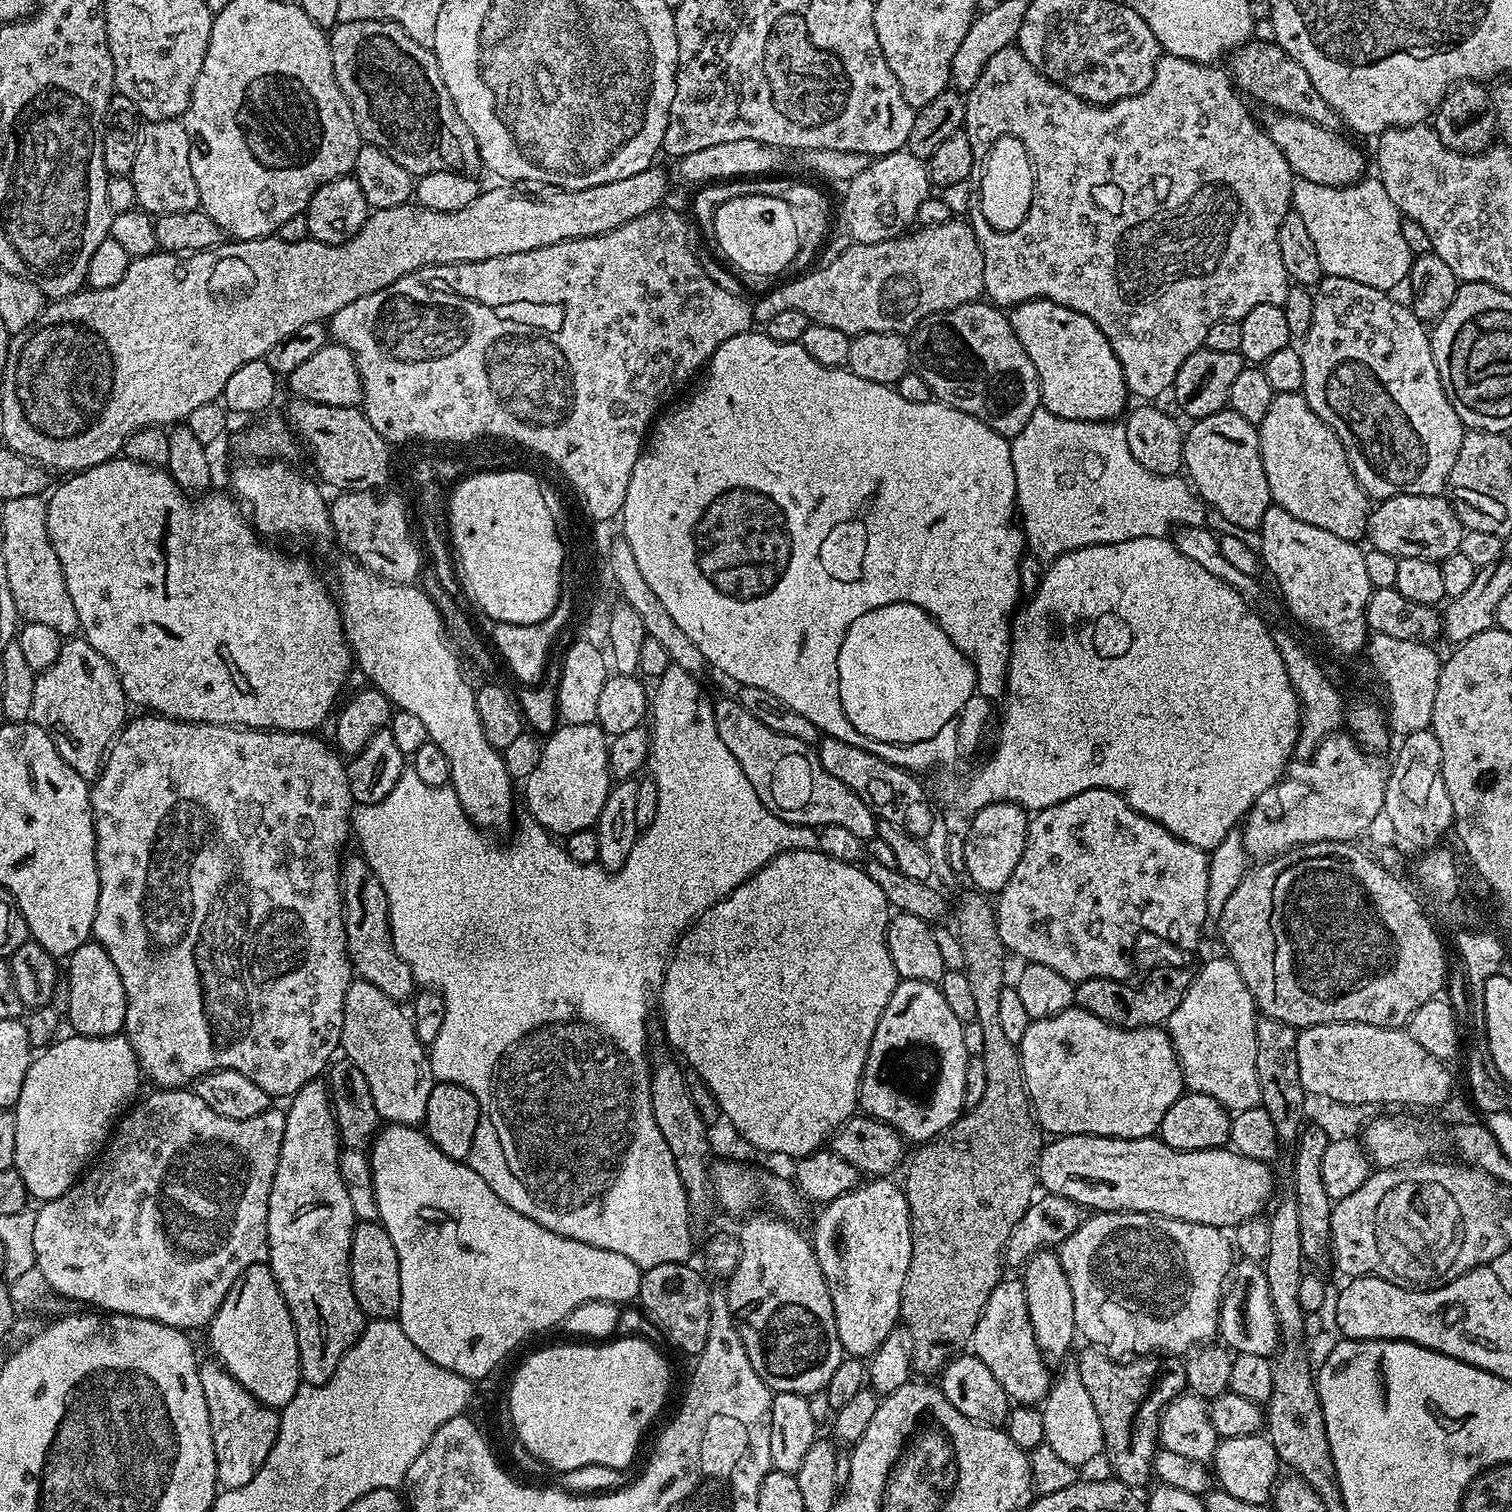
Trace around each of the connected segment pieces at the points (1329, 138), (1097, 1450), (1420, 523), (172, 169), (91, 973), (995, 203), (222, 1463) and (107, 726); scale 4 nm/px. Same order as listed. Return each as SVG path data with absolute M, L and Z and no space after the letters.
M1272 114L1266 131L1274 146L1282 150L1293 177L1318 182L1318 186L1345 188L1365 175L1363 154L1340 132L1331 132L1309 120L1283 114Z
M1070 1354L1064 1358L1060 1367L1062 1372L1060 1376L1055 1377L1041 1407L1044 1441L1054 1450L1058 1458L1080 1468L1091 1457L1103 1453L1102 1424L1094 1402L1091 1401L1090 1394L1082 1383L1078 1371L1078 1358Z
M1402 494L1379 501L1368 518L1367 539L1371 547L1397 558L1426 558L1437 562L1459 552L1466 529L1458 518L1451 499L1443 495Z
M179 119L153 120L141 127L138 134L138 154L134 154L134 166L130 175L134 182L137 205L153 217L194 212L200 207L198 182L194 182L194 174L190 170L190 134Z
M89 942L78 946L78 950L74 950L71 956L67 957L68 964L68 1016L66 1012L66 1020L72 1023L71 1031L81 1036L118 1036L124 1031L124 1023L126 1022L126 986L122 986L122 978L118 974L118 970L114 966L114 962L110 959L110 954L106 954L104 947L95 942Z
M1003 136L994 142L990 154L984 159L984 172L978 178L978 211L990 226L999 232L1009 232L1026 218L1036 189L1036 174L1026 146L1018 138Z
M201 1359L199 1365L202 1394L206 1394L206 1410L210 1414L210 1434L214 1438L216 1483L224 1490L241 1488L258 1474L278 1438L279 1411L258 1402L215 1359Z
M68 638L65 639L54 666L37 675L30 720L42 730L46 730L50 742L54 742L58 754L62 754L65 762L74 770L78 770L81 778L92 782L100 774L104 758L108 755L108 749L112 747L112 741L129 719L128 708L130 709L130 701L122 690L122 682L114 666L110 666L110 662L102 658L102 654L98 654L98 650L90 646L90 642L86 642L83 638Z

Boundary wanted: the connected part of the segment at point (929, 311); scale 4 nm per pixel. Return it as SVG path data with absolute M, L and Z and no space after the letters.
M953 218L945 224L920 226L916 228L918 230L913 236L910 236L911 234L903 234L894 237L892 240L878 242L877 244L849 243L849 248L846 249L845 252L838 253L825 268L813 267L811 270L797 275L800 276L797 280L788 280L785 284L778 285L773 292L768 292L760 301L755 301L755 303L752 304L753 321L755 321L757 325L766 326L770 322L770 318L774 318L774 314L778 314L782 310L799 310L800 313L806 314L809 322L821 324L822 326L835 326L837 330L842 330L850 337L860 336L864 332L899 332L901 334L908 334L915 329L917 324L922 323L927 316L933 316L946 310L954 310L963 304L979 301L981 297L984 296L984 255L982 254L980 243L974 234L971 223L964 221L963 224L960 220L963 219Z

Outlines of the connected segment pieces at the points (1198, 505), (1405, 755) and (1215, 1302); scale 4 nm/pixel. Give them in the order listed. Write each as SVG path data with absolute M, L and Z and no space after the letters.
M1041 406L1034 410L1034 414L1030 414L1030 422L1026 422L1026 426L1022 426L1022 430L1017 436L1011 437L1010 443L1012 446L1014 478L1016 479L1015 503L1018 505L1019 515L1020 512L1024 515L1022 536L1026 541L1027 547L1029 544L1032 547L1033 554L1038 559L1044 560L1043 562L1057 560L1063 552L1073 552L1086 546L1126 542L1134 538L1167 537L1177 526L1198 528L1205 523L1204 512L1206 513L1206 505L1190 487L1189 481L1180 474L1175 476L1150 474L1150 470L1146 470L1146 466L1141 466L1134 458L1134 454L1130 454L1130 446L1126 442L1126 430L1123 423L1116 420L1071 420L1070 418L1058 418L1058 414L1050 414L1050 410L1046 410Z
M1418 730L1399 742L1396 761L1387 769L1382 816L1406 843L1424 850L1440 842L1447 832L1449 835L1454 824L1450 794L1446 794L1446 782L1442 778L1442 746L1438 746L1438 738L1430 730Z
M1098 1212L1089 1215L1084 1224L1078 1226L1074 1234L1070 1234L1070 1238L1058 1245L1058 1255L1062 1270L1066 1270L1068 1275L1070 1294L1074 1294L1074 1322L1077 1333L1081 1337L1085 1336L1089 1345L1099 1346L1113 1357L1124 1358L1129 1354L1188 1354L1197 1346L1207 1345L1213 1339L1211 1336L1215 1337L1220 1331L1220 1299L1224 1296L1228 1273L1234 1263L1234 1245L1219 1228L1202 1226L1198 1222L1171 1220L1165 1216L1152 1216L1149 1212Z

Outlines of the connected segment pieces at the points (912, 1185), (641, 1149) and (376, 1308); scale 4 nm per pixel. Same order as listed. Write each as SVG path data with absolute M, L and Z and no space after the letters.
M979 890L971 891L964 893L957 904L955 901L954 916L956 912L956 925L954 925L954 931L956 937L960 939L962 954L964 955L964 967L962 971L966 974L966 978L970 978L970 990L974 993L974 1006L978 1010L975 1020L978 1022L978 1026L982 1026L982 1050L984 1051L984 1065L986 1066L986 1094L982 1094L982 1102L978 1102L978 1106L967 1109L950 1127L942 1130L932 1140L921 1143L917 1147L920 1149L913 1156L911 1153L910 1159L906 1164L908 1177L902 1180L902 1187L908 1199L910 1218L912 1219L912 1253L910 1254L910 1270L906 1270L906 1282L902 1286L900 1320L902 1321L903 1331L910 1337L913 1373L919 1374L919 1372L925 1372L928 1376L933 1375L932 1377L935 1377L943 1369L944 1365L948 1363L950 1359L948 1348L956 1348L952 1350L964 1350L969 1347L974 1330L978 1326L978 1318L982 1314L982 1310L986 1306L986 1302L990 1298L994 1286L999 1284L1002 1279L1000 1268L1002 1269L1006 1242L1010 1238L1014 1226L1018 1226L1022 1214L1026 1214L1026 1210L1032 1205L1034 1193L1038 1188L1040 1150L1046 1143L1045 1137L1042 1135L1042 1129L1036 1122L1032 1110L1032 1101L1028 1099L1028 1088L1024 1085L1024 1071L1022 1070L1022 1062L1020 1061L1020 1049L1017 1044L1010 1042L1010 1038L1006 1038L1006 1033L1002 1030L1002 990L1006 987L1006 980L1004 980L1004 956L1006 957L1006 949L996 929L996 910L993 901L985 893Z
M673 663L668 665L666 674L662 674L655 681L656 692L654 688L654 695L650 700L650 747L648 749L646 768L647 771L652 771L649 772L650 778L656 784L656 789L658 790L658 814L654 814L654 822L650 822L650 826L639 833L636 845L630 850L630 858L626 858L626 862L618 870L602 868L599 863L583 864L582 862L574 862L574 858L570 858L570 854L562 847L561 841L553 833L545 830L537 820L531 818L524 818L520 825L518 825L519 823L515 825L515 828L517 828L516 833L512 836L512 840L506 841L505 844L499 844L492 837L495 835L489 834L485 829L478 828L472 823L472 819L462 810L462 806L458 802L458 794L454 794L451 786L442 788L426 786L426 782L422 782L422 778L418 778L418 774L414 774L410 770L405 770L400 775L394 790L390 790L390 794L386 794L386 798L382 798L382 802L374 802L373 804L357 807L354 812L354 836L355 839L356 836L360 839L361 849L359 848L359 851L374 870L374 874L378 874L378 882L382 882L382 890L386 890L388 921L392 931L394 950L400 955L402 962L406 962L406 966L410 966L412 979L417 985L424 988L434 988L444 993L446 1019L442 1021L442 1031L439 1032L438 1038L430 1046L432 1075L436 1077L437 1081L462 1086L466 1090L470 1090L470 1094L474 1094L474 1098L478 1098L480 1121L478 1122L478 1130L474 1134L474 1146L470 1146L470 1154L466 1163L486 1181L486 1186L490 1186L490 1190L494 1190L494 1194L498 1194L498 1198L502 1198L502 1202L506 1202L506 1206L514 1206L514 1210L518 1210L518 1214L526 1214L526 1218L538 1222L538 1226L546 1226L546 1230L550 1230L554 1234L562 1234L571 1240L586 1242L586 1246L598 1246L598 1250L614 1250L614 1254L622 1254L625 1258L630 1258L630 1262L637 1264L641 1270L650 1266L662 1266L662 1262L685 1263L689 1259L688 1255L692 1252L692 1228L688 1225L688 1220L690 1221L688 1199L684 1193L684 1187L680 1181L676 1163L670 1154L670 1146L666 1146L666 1138L662 1138L662 1130L658 1130L658 1122L654 1122L654 1106L650 1106L652 1070L649 1056L650 1047L648 1048L648 1007L651 1004L653 1007L654 990L659 989L660 983L664 981L664 972L668 968L668 962L672 958L673 951L677 942L680 941L680 937L691 928L693 922L704 911L710 906L714 906L719 900L723 900L737 886L750 879L758 870L762 870L762 866L769 864L780 853L791 852L798 848L815 849L817 847L817 829L788 824L782 818L776 816L772 810L767 809L759 800L758 795L754 792L754 787L750 786L749 779L744 775L742 766L738 764L738 759L734 758L730 750L726 748L725 743L719 738L718 727L715 726L713 701L711 699L707 700L704 697L704 692L700 689L699 682L700 680L695 675Z
M359 1221L352 1230L350 1242L350 1286L354 1290L354 1298L368 1320L390 1320L400 1315L402 1306L402 1278L398 1270L398 1250L394 1250L394 1242L390 1242L390 1234L386 1234L383 1224L372 1221Z

